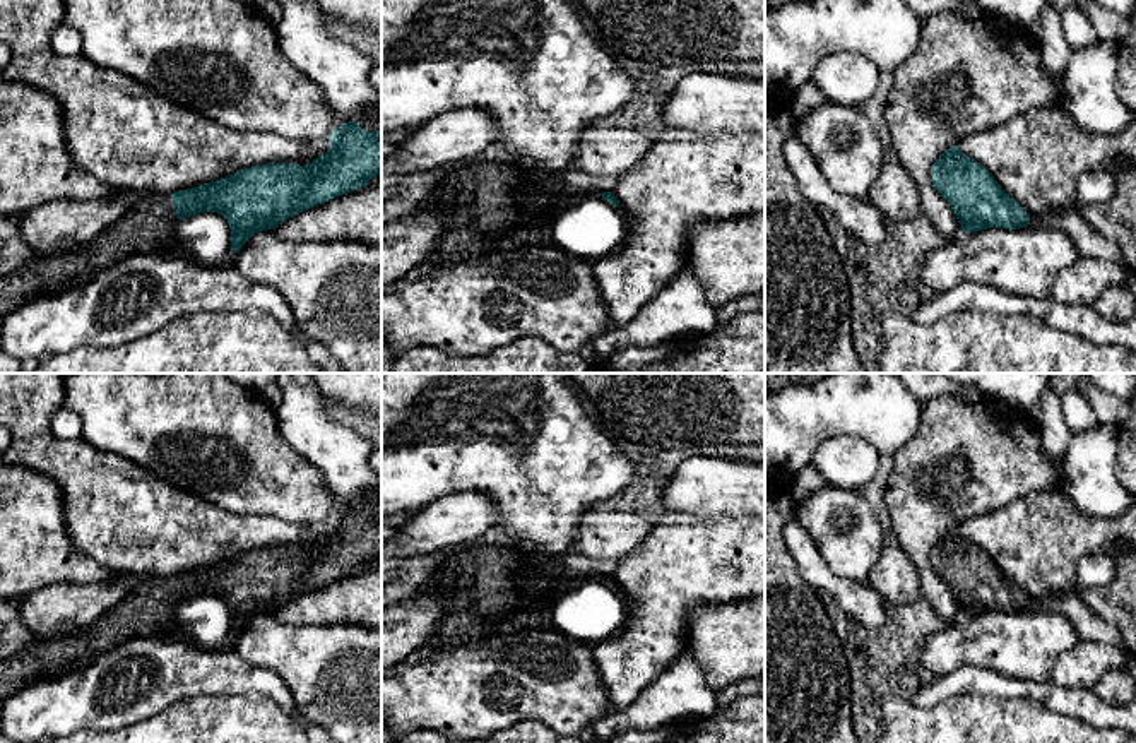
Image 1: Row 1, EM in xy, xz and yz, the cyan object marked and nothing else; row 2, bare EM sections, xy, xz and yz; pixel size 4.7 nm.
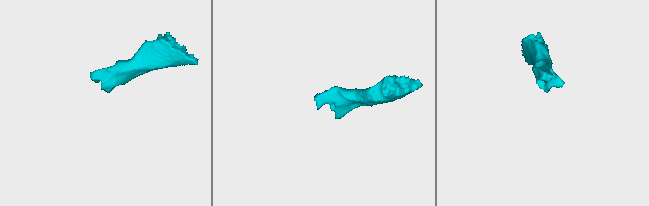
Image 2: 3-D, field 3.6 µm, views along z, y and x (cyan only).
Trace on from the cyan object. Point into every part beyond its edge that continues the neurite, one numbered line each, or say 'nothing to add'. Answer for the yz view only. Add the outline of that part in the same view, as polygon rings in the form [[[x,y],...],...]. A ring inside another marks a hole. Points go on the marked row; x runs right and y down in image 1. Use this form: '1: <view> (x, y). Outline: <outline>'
nothing to add

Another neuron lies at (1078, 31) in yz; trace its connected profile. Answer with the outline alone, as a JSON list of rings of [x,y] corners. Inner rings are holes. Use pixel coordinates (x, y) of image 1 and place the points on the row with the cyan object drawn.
[[[1081,2],[1071,5],[1061,14],[1061,27],[1073,51],[1098,43],[1095,29]]]

